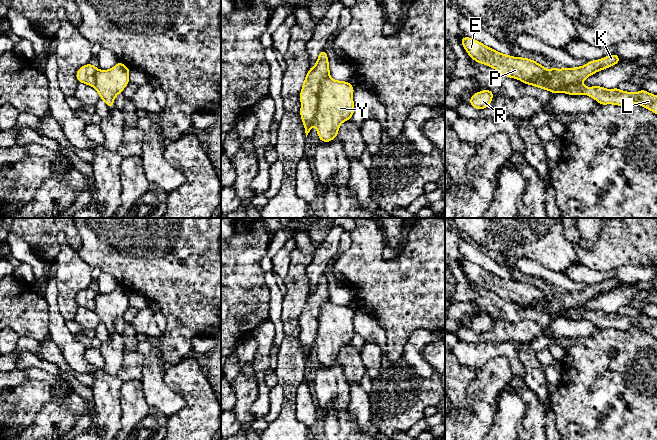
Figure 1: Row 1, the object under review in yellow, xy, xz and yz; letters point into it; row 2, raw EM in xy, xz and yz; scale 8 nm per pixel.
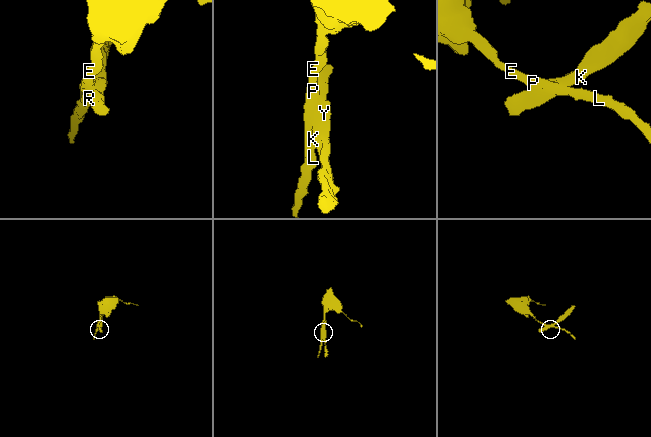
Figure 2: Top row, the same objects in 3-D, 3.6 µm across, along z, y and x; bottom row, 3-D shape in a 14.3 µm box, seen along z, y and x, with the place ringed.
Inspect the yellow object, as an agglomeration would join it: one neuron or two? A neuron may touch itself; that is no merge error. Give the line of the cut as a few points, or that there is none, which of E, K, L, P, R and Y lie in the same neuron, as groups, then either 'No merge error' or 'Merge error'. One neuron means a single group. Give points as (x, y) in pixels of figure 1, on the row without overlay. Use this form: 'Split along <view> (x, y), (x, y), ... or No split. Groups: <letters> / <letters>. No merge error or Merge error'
Split along xz (329, 298), (321, 308), (317, 337), (313, 347). Groups: E L P / K R Y. Merge error

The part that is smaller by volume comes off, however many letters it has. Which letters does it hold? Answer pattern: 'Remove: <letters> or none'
Remove: K, R, Y

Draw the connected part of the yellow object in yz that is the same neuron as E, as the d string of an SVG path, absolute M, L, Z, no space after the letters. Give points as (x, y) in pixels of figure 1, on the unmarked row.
M464 260L461 267L468 279L477 287L490 290L500 298L522 306L536 304L548 295L532 283L502 278L473 262Z

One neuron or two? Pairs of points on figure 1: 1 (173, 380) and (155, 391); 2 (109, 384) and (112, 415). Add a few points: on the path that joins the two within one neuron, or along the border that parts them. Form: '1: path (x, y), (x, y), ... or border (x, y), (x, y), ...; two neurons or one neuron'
1: border (163, 374), (163, 380), (184, 400); two neurons
2: path (107, 392), (108, 407); one neuron

